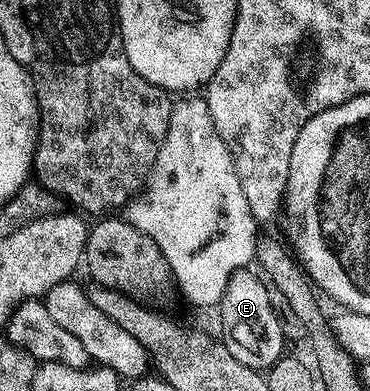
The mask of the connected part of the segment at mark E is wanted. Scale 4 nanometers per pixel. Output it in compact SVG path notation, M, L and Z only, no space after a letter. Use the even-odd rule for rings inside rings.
M246 267L233 273L226 283L226 291L222 295L217 312L219 311L223 329L221 337L229 353L243 365L265 371L276 364L284 354L283 347L287 345L287 340L283 336L272 302L269 301L266 282L254 270L252 271Z

